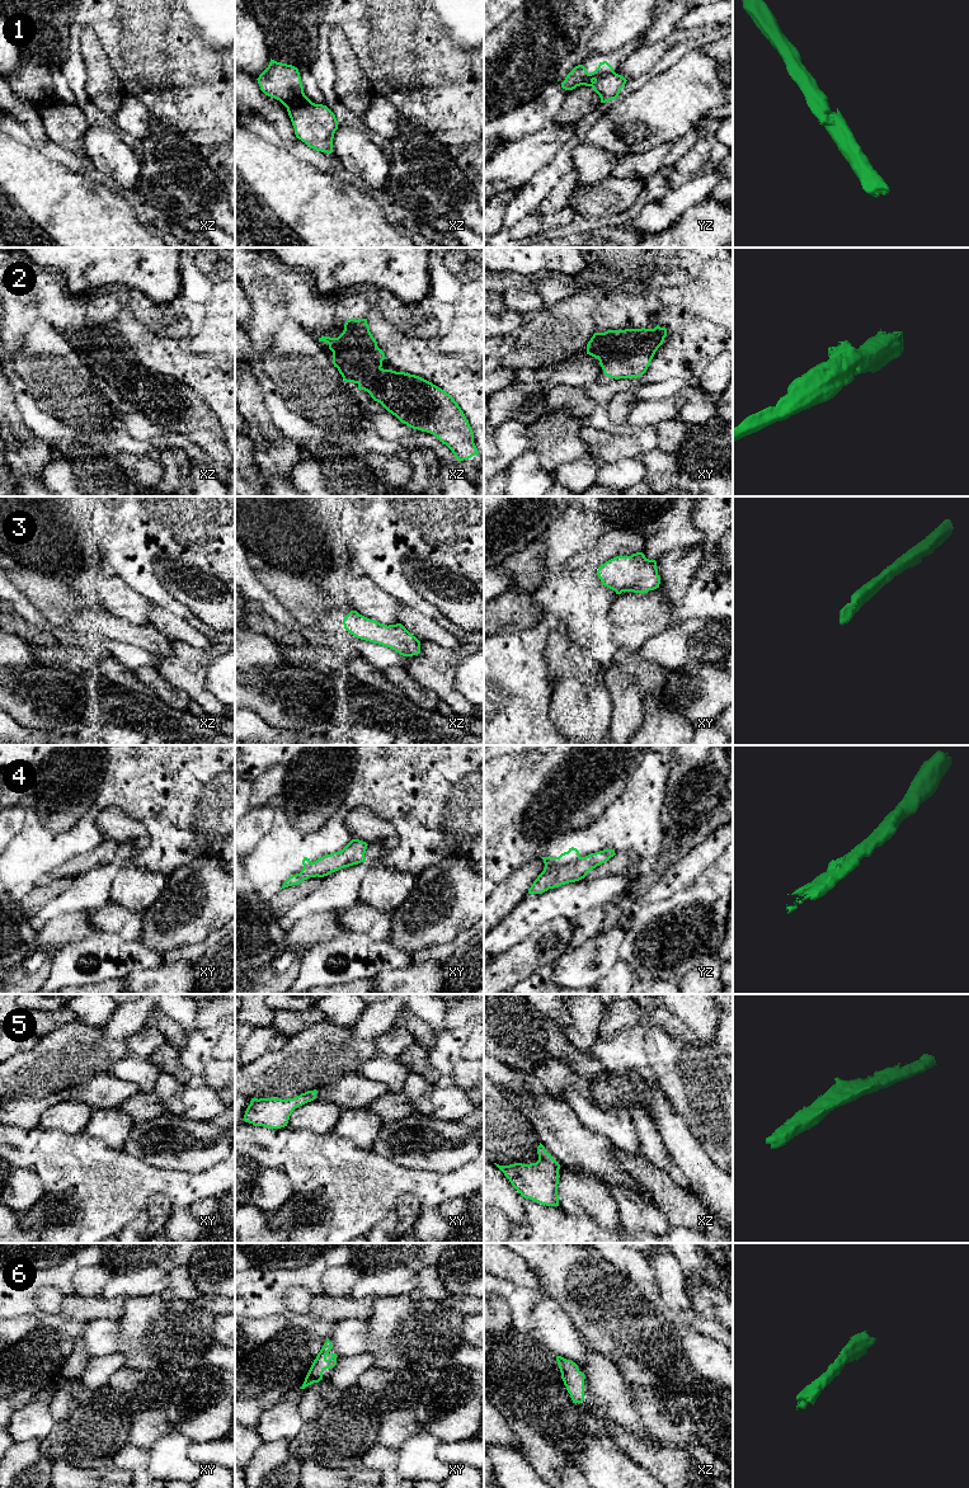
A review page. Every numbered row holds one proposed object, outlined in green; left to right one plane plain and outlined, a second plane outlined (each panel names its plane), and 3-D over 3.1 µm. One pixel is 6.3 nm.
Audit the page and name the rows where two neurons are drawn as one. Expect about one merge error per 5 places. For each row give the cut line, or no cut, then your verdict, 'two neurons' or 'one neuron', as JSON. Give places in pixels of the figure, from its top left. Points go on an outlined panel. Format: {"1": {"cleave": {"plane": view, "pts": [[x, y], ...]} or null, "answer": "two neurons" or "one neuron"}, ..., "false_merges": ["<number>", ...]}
{"1": {"cleave": {"plane": "xz", "pts": [[305, 95], [286, 107]]}, "answer": "two neurons"}, "2": {"cleave": null, "answer": "one neuron"}, "3": {"cleave": null, "answer": "one neuron"}, "4": {"cleave": null, "answer": "one neuron"}, "5": {"cleave": null, "answer": "one neuron"}, "6": {"cleave": null, "answer": "one neuron"}, "false_merges": ["1"]}

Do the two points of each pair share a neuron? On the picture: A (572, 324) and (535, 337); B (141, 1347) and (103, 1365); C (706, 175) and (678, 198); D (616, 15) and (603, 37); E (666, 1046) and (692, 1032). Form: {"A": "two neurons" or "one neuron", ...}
{"A": "one neuron", "B": "two neurons", "C": "one neuron", "D": "one neuron", "E": "two neurons"}

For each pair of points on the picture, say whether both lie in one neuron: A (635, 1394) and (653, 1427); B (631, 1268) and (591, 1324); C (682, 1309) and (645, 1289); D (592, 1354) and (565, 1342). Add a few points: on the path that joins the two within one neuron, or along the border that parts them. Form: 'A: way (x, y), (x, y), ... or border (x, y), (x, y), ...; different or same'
A: way (643, 1402), (653, 1412), (653, 1420); same
B: border (602, 1257), (635, 1284); different
C: border (673, 1308), (683, 1322); different
D: border (579, 1337), (586, 1352), (583, 1368); different

